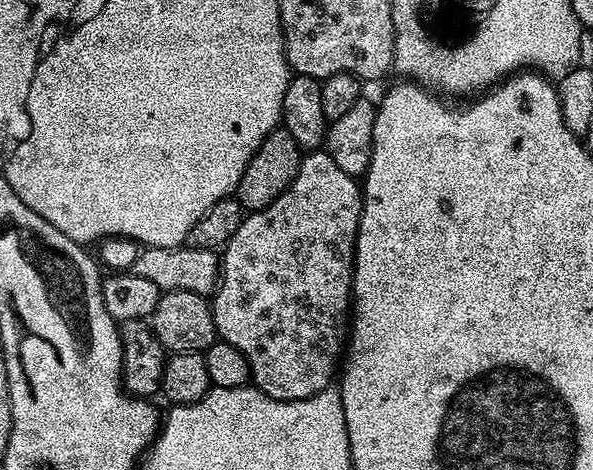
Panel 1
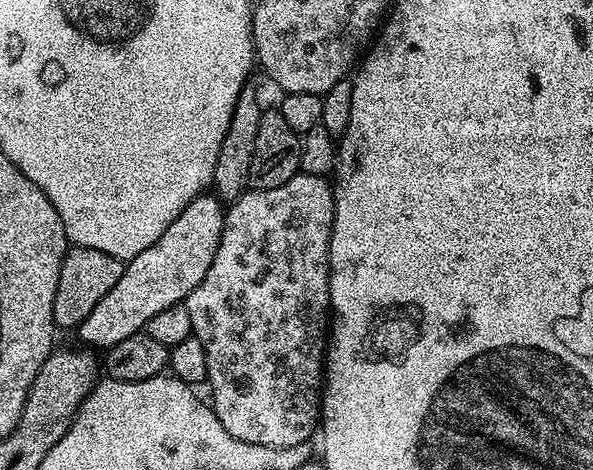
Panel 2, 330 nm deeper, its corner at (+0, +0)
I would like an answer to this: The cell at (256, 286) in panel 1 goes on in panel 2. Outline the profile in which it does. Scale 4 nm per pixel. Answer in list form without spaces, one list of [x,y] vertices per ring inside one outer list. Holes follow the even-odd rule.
[[[297,174],[290,178],[290,182],[286,182],[282,186],[274,186],[273,188],[257,188],[255,190],[245,190],[237,200],[231,201],[227,205],[224,213],[224,229],[222,230],[222,238],[218,242],[218,250],[214,254],[214,262],[210,262],[210,270],[206,270],[206,278],[202,278],[202,282],[198,286],[194,286],[194,290],[187,298],[188,309],[190,310],[190,326],[192,327],[192,335],[198,338],[198,342],[202,342],[202,350],[206,350],[206,370],[208,371],[207,387],[212,387],[212,408],[217,425],[221,429],[224,428],[229,432],[232,440],[241,440],[242,442],[250,442],[258,446],[266,446],[267,448],[293,448],[299,444],[308,444],[311,441],[312,431],[317,431],[318,421],[322,416],[322,385],[326,375],[326,341],[330,335],[330,305],[328,302],[328,242],[332,233],[332,198],[334,188],[331,183],[323,176],[305,176]]]

